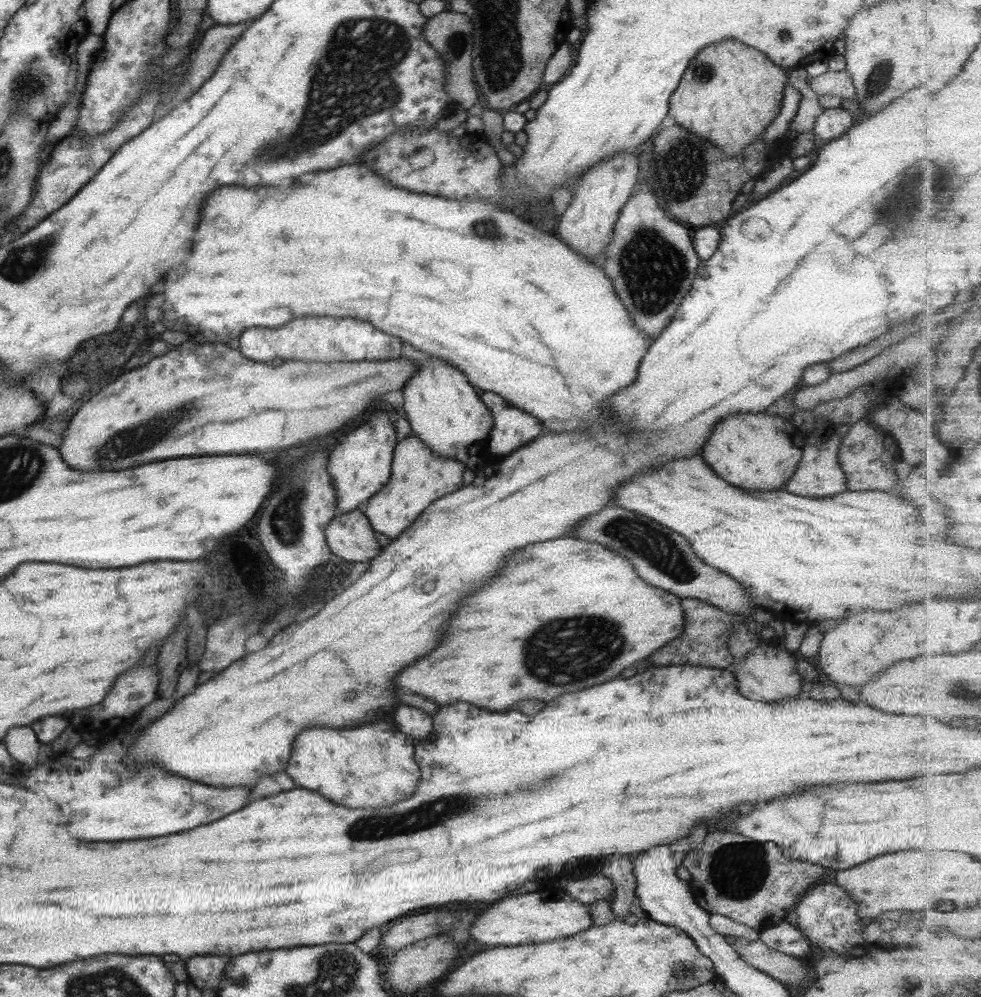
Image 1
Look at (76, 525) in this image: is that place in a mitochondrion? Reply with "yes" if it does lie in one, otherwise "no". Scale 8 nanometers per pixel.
no

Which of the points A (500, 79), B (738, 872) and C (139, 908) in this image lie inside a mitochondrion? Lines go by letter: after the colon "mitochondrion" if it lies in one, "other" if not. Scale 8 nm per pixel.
A: mitochondrion
B: mitochondrion
C: other

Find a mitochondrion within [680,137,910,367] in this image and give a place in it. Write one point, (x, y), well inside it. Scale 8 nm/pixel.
(889, 208)

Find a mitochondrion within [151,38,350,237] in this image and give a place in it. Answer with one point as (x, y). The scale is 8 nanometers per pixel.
(264, 154)

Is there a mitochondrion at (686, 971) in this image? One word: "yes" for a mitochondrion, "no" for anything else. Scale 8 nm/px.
no

